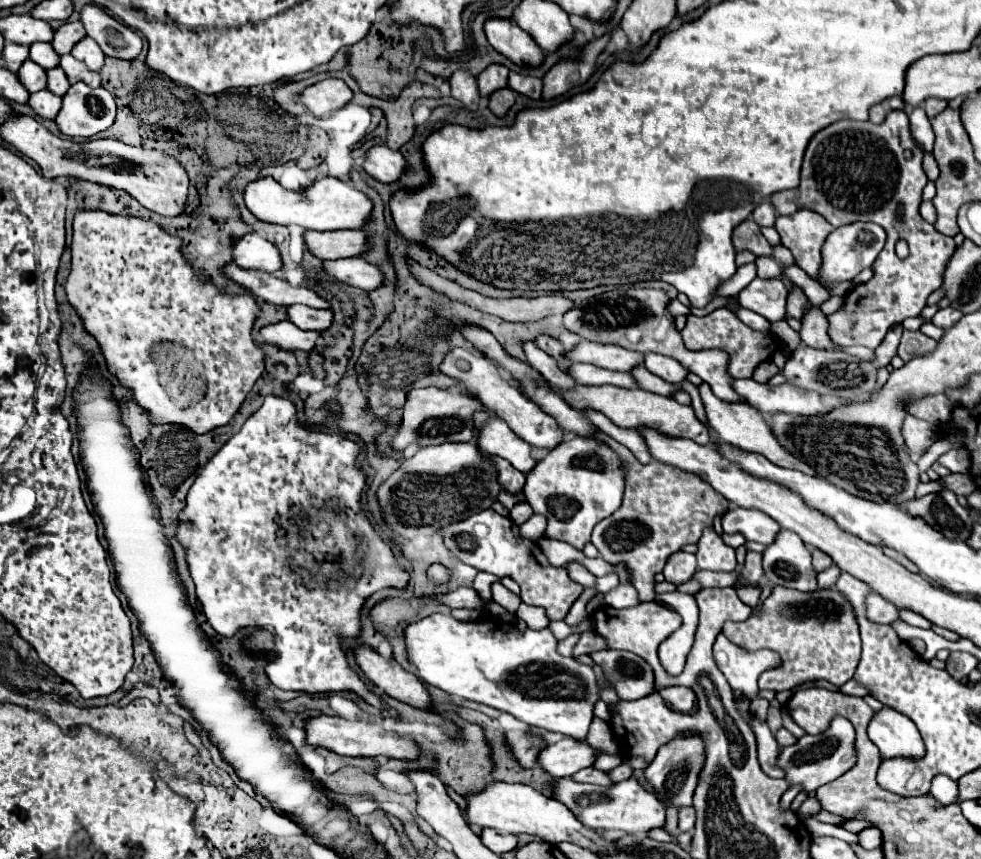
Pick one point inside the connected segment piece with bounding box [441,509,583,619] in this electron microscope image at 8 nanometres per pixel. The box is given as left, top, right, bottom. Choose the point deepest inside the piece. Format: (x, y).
(488, 541)

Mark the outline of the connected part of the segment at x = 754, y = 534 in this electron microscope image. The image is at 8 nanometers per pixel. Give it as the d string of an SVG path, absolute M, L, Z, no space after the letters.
M733 507L723 513L721 525L725 533L741 533L747 541L757 541L763 545L769 545L781 529L779 523L769 519L769 515L745 507Z

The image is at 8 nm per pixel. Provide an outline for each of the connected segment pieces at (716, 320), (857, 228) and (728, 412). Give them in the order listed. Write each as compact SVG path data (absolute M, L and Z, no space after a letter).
M721 307L721 309L715 309L713 313L705 315L705 317L697 317L693 313L687 315L687 325L685 329L681 331L681 337L683 337L683 343L687 349L691 351L701 351L701 349L721 349L729 355L729 365L727 365L727 373L733 377L733 379L741 379L741 377L751 377L755 367L761 363L761 361L767 361L771 359L773 351L779 349L779 341L771 335L771 333L761 333L761 331L755 331L751 327L747 327L743 321L737 319L735 313L731 313L729 309Z
M855 221L849 225L837 227L821 247L821 269L819 269L817 281L827 289L831 289L843 281L853 281L863 269L873 265L873 261L881 253L883 245L885 245L885 229L875 223Z
M701 383L701 385L699 385L699 393L701 393L703 405L705 405L705 413L707 413L709 427L719 435L721 441L733 443L735 447L741 447L741 449L745 449L745 451L757 451L757 453L765 455L769 461L781 463L783 467L797 467L799 471L803 469L805 473L815 475L815 471L809 471L809 467L805 467L805 463L797 463L797 459L793 459L793 455L789 455L789 453L777 443L777 439L775 439L773 433L769 431L769 425L765 423L763 415L761 415L757 409L749 407L749 403L743 403L743 401L725 403L725 401L721 401L719 397L713 395L713 391L709 389L707 383Z

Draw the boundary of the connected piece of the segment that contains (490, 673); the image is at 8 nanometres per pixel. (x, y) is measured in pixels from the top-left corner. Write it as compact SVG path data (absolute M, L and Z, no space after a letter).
M435 613L409 623L403 637L407 659L417 667L423 683L505 711L531 727L559 731L581 741L587 737L593 705L599 699L595 673L573 657L559 655L549 629L519 633L513 623L493 617L461 623L451 615Z

